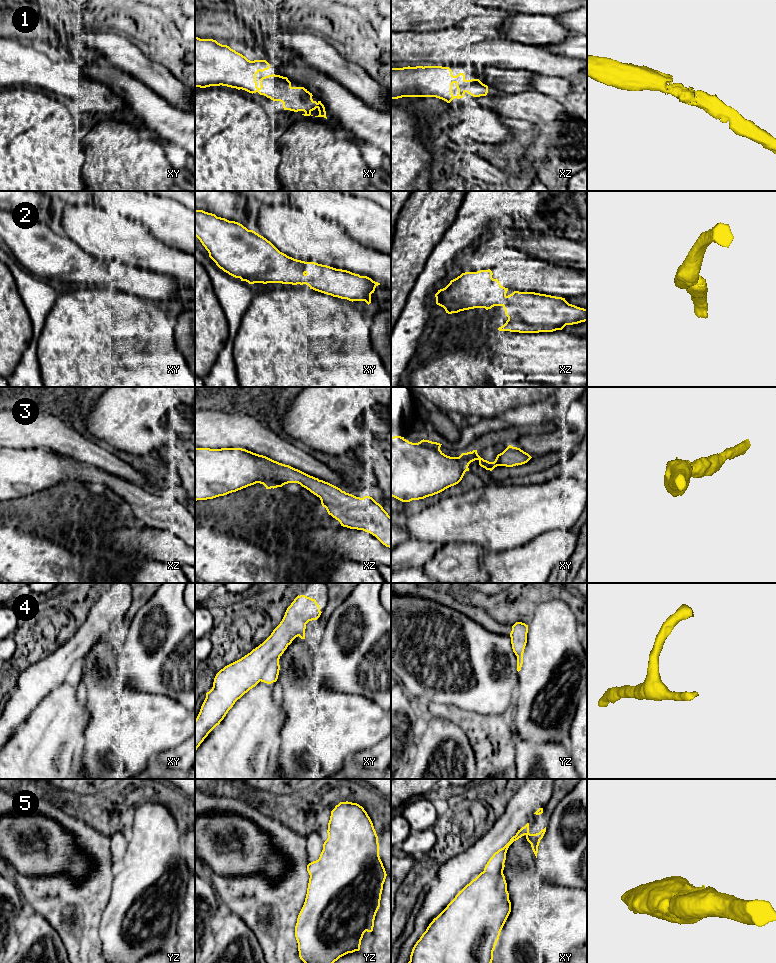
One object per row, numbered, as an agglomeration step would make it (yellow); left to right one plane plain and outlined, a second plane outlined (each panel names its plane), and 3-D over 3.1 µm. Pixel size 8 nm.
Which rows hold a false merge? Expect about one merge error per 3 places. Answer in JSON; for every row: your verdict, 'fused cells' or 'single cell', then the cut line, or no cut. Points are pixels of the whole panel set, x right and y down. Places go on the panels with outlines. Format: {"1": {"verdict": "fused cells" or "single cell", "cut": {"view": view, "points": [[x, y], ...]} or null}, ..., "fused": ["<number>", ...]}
{"1": {"verdict": "single cell", "cut": null}, "2": {"verdict": "single cell", "cut": null}, "3": {"verdict": "single cell", "cut": null}, "4": {"verdict": "fused cells", "cut": {"view": "xy", "points": [[281, 654], [270, 662], [260, 680]]}}, "5": {"verdict": "single cell", "cut": null}, "fused": ["4"]}

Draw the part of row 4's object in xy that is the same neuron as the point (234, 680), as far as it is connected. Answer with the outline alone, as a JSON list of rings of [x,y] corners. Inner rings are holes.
[[[298,595],[287,608],[280,624],[262,644],[241,659],[225,666],[216,674],[213,687],[206,693],[206,698],[195,719],[195,751],[208,734],[220,724],[235,702],[261,681],[270,662],[280,657],[292,641],[305,631],[306,624],[309,621],[317,620],[321,613],[320,606],[315,599]]]

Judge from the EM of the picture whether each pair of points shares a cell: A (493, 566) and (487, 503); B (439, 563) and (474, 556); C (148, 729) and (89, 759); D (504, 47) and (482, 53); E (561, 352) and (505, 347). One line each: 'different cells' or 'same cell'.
A: different cells
B: same cell
C: same cell
D: same cell
E: same cell

